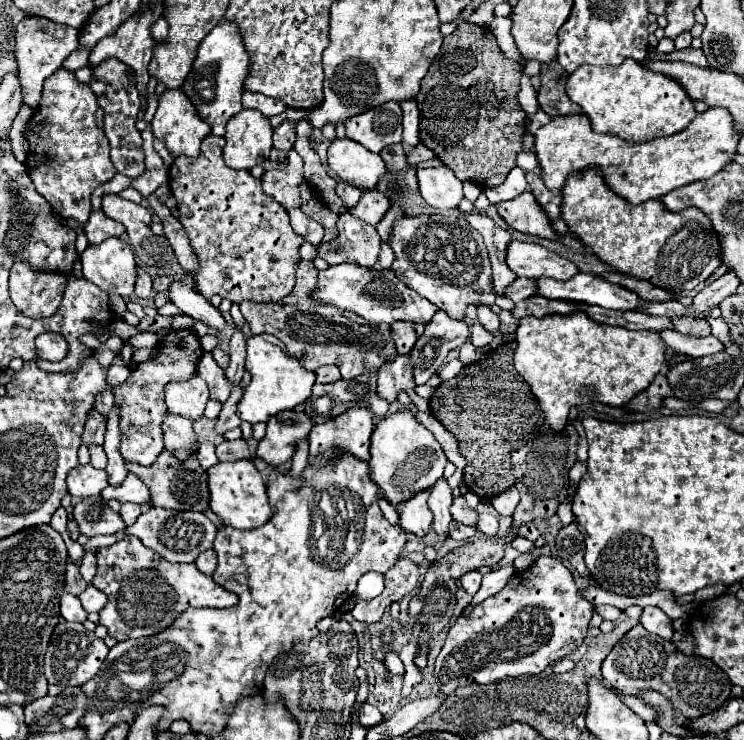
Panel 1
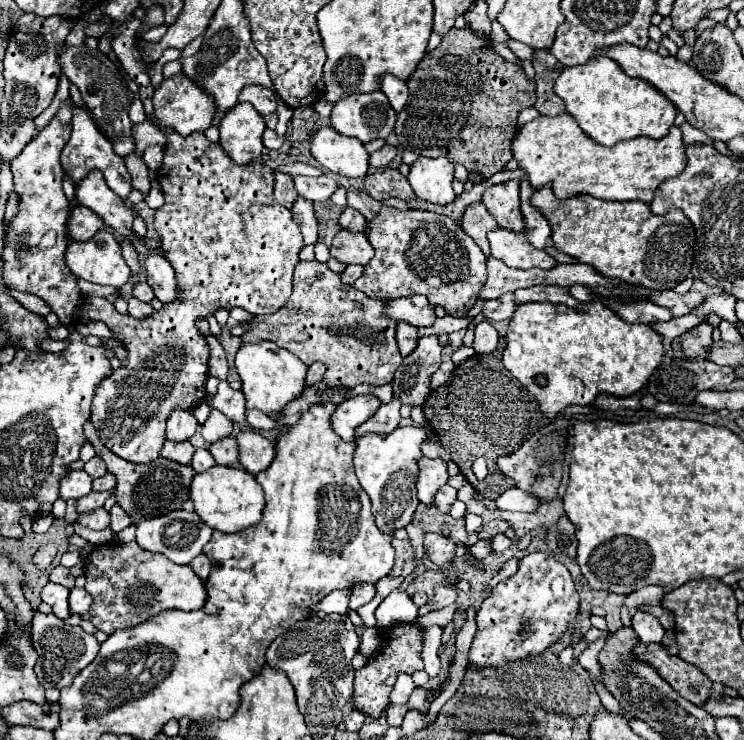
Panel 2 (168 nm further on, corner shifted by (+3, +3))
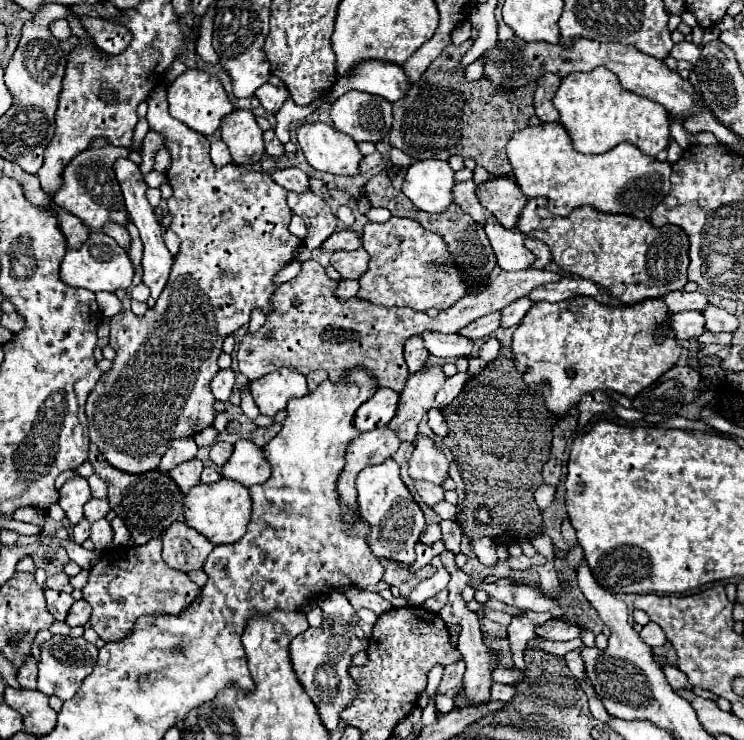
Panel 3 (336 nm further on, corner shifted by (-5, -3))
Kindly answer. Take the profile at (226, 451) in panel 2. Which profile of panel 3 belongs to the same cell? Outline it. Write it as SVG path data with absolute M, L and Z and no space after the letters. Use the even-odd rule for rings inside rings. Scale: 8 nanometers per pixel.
M216 440L210 448L210 460L220 468L224 466L224 462L230 458L232 454L232 444L230 442L222 442L222 440Z

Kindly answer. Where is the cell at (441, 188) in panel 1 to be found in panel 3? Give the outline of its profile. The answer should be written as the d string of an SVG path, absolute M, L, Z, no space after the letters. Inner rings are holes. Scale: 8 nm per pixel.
M416 160L402 184L406 198L424 212L442 212L452 204L454 170L442 160Z

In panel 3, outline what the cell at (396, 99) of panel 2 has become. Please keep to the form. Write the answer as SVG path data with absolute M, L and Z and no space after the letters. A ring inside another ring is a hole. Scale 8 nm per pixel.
M360 62L360 66L356 66L356 70L352 70L352 74L344 74L344 78L338 76L336 84L328 92L328 102L334 102L338 96L342 96L348 90L368 92L368 94L382 96L388 102L396 102L408 92L408 88L410 88L410 84L408 84L408 78L406 78L402 66L396 66L394 62Z

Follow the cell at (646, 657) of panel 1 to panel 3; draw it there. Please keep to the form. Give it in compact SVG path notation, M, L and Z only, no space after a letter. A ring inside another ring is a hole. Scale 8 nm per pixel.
M664 666L664 674L666 674L666 678L668 678L668 684L674 688L674 690L680 690L680 688L692 688L690 684L688 684L688 678L686 678L686 674L684 672L680 672L676 666Z

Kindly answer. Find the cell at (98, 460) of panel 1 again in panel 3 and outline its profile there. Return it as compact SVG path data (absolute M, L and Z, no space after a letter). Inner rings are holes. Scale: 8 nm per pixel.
M92 474L88 478L88 484L90 484L92 498L106 498L106 482L102 478L98 478L96 474Z

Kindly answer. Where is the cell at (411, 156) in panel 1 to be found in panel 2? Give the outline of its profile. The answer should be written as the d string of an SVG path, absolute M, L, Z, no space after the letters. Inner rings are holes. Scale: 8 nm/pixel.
M386 144L382 150L378 150L378 152L374 152L374 154L370 156L370 164L376 166L376 168L384 168L384 166L388 166L398 154L400 154L400 148Z

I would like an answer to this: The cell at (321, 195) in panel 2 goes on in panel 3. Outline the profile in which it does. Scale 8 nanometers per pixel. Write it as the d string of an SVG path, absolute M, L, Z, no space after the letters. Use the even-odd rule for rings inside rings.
M282 168L282 170L274 170L272 178L276 184L280 184L286 190L292 192L304 192L310 188L310 180L308 176L300 170L300 168Z

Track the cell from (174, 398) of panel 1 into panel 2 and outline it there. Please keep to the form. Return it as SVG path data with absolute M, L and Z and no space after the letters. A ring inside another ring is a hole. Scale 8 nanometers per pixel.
M174 408L170 418L168 418L168 426L166 426L166 438L168 440L190 440L194 436L198 428L198 420L194 418L192 410L186 408Z

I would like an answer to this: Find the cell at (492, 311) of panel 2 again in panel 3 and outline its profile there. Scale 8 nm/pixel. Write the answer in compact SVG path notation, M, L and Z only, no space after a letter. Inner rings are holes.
M492 312L488 316L478 318L476 322L464 326L464 330L458 330L456 334L478 340L478 338L488 338L490 334L494 334L498 330L498 326L500 326L500 312Z

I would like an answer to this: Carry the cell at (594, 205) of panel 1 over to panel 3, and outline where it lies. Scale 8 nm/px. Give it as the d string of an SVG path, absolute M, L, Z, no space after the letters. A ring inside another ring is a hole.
M532 198L522 208L520 218L516 222L516 228L534 240L544 242L550 248L552 260L566 272L580 276L584 280L590 280L598 284L602 290L606 290L612 298L620 300L626 306L632 306L636 302L642 302L646 298L662 298L668 292L682 290L688 282L686 270L688 270L688 236L680 226L668 224L666 228L656 228L648 224L646 220L622 216L622 214L602 214L592 208L576 208L566 218L556 218L546 208L546 198Z

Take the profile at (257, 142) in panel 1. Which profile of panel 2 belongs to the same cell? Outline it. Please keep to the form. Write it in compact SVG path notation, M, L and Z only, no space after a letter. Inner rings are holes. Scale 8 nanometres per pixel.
M238 104L220 120L220 144L236 164L244 166L262 156L264 130L264 118L250 104Z

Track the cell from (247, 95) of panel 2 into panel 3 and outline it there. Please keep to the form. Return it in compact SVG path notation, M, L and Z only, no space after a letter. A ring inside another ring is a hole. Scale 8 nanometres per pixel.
M264 84L256 90L256 96L258 96L258 100L260 100L260 104L264 106L266 112L276 114L282 108L284 100L288 98L288 90L286 88L276 88L272 84Z

